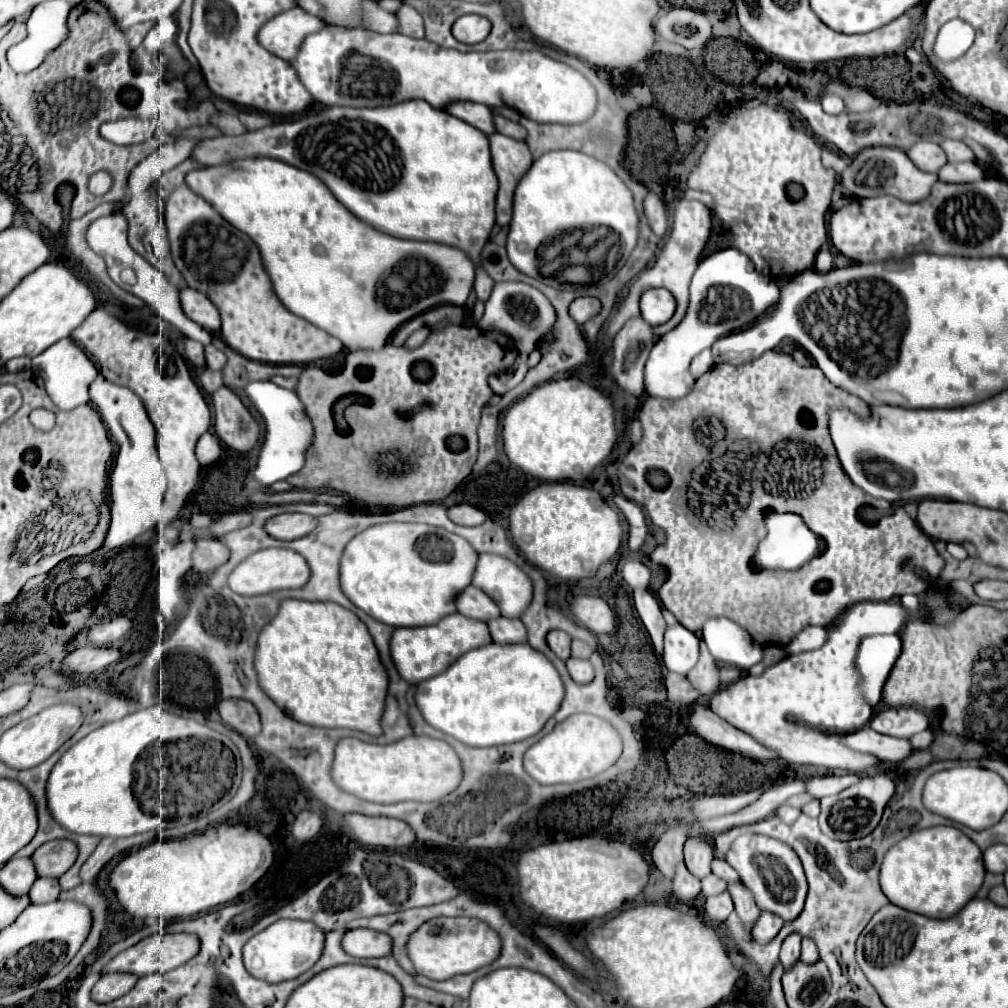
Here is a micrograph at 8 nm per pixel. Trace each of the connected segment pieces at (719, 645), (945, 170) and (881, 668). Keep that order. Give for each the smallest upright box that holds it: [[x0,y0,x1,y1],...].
[[701,618,763,670],[939,162,985,182],[859,636,901,706]]

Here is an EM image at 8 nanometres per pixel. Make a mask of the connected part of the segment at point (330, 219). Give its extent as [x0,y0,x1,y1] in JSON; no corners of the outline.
[185,158,475,350]

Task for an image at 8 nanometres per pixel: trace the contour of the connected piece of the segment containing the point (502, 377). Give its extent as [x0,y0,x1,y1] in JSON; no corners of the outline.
[489,358,527,394]

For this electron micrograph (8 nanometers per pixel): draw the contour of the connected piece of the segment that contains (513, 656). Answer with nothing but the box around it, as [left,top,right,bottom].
[415,644,565,746]

